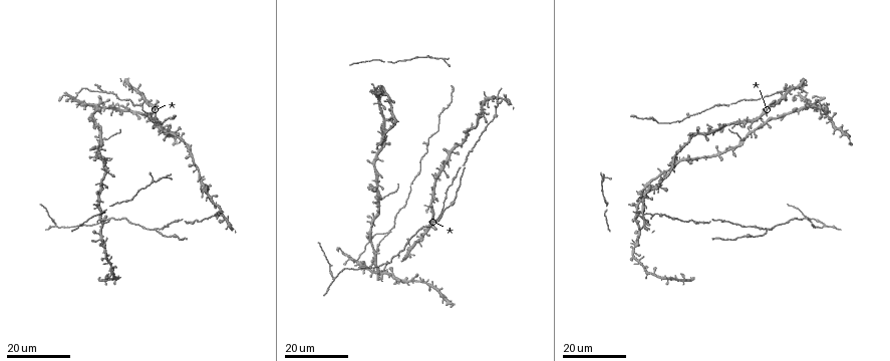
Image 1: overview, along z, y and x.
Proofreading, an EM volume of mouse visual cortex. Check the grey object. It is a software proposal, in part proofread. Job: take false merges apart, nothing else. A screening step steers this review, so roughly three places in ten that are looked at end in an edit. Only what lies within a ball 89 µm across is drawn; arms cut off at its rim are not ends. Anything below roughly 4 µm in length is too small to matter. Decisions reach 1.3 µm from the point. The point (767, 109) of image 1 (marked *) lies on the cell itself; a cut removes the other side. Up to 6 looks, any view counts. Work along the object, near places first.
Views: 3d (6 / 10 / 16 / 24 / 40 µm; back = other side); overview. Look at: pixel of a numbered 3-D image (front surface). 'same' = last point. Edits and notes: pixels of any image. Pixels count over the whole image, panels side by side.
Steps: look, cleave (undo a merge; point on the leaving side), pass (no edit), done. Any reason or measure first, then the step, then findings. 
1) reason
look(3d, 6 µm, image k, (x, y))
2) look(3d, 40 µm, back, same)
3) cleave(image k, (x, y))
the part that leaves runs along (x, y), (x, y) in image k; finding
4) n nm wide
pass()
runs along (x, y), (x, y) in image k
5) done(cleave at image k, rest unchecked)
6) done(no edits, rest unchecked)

look(3d, 24 µm, image 1, (113, 91))

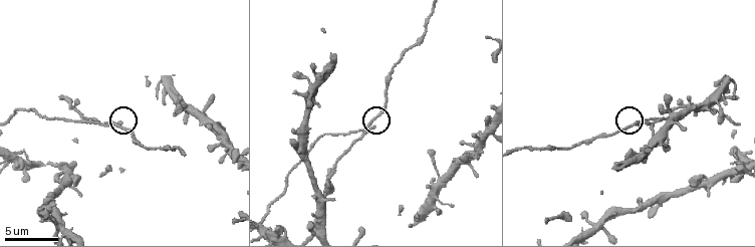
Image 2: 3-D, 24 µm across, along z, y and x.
look(3d, 6 µm, image 2, (632, 126))

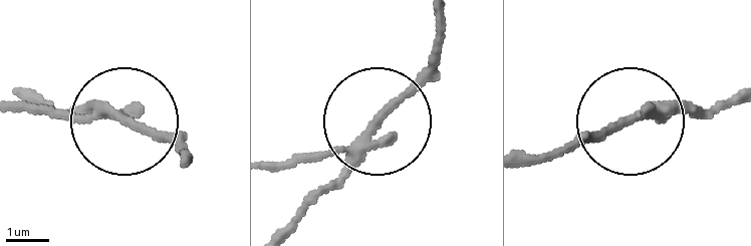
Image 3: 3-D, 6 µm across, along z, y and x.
side arm 60 µm
cleave(image 3, (46, 112))
the part that leaves runs along (104, 120), (21, 102) in image 3; a second cell is stuck on

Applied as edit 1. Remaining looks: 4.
look(3d, 16 µm, image 1, (102, 139))

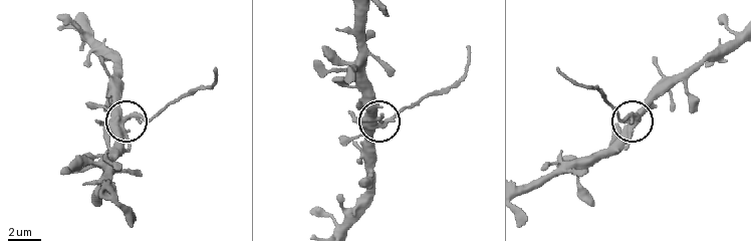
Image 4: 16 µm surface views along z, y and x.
look(3d, 6 µm, image 4, (126, 120))

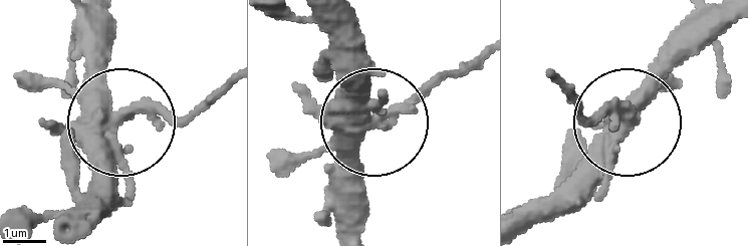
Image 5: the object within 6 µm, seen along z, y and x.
cleave(image 5, (159, 112))
the part that leaves runs along (105, 120), (146, 110), (189, 117), (221, 99) in image 5; two cells meet here

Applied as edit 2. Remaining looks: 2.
done(cleave at image 3, cleave at image 5, rest unchecked)

